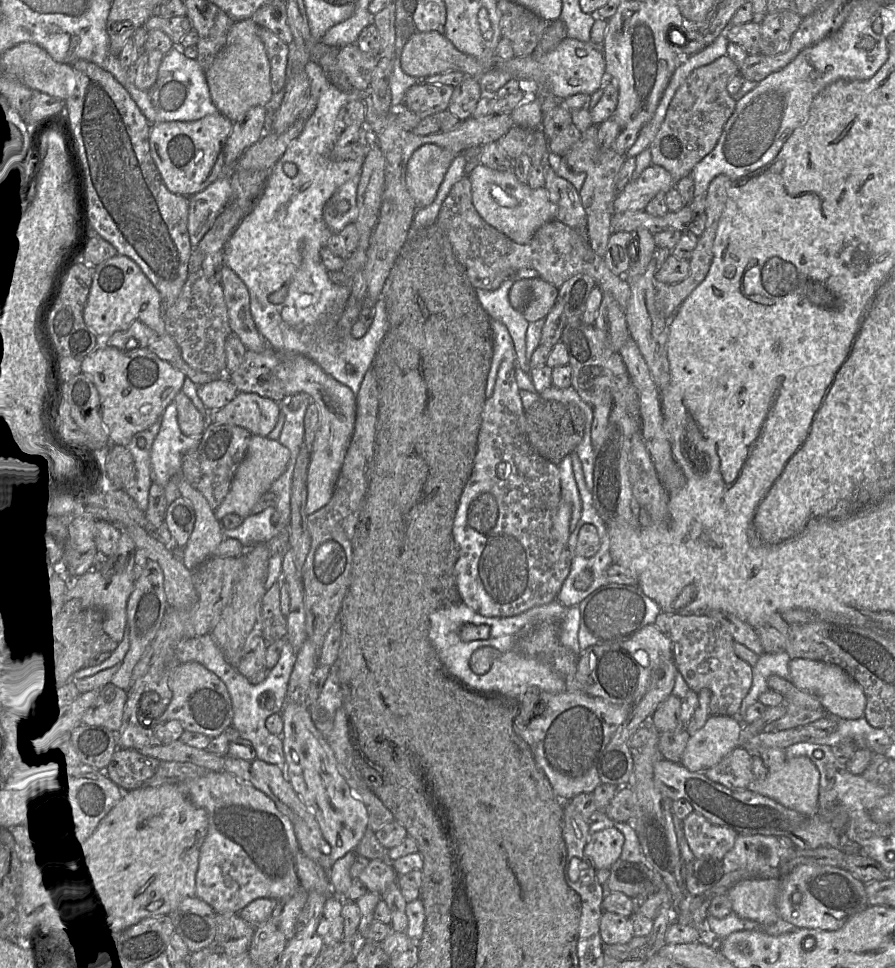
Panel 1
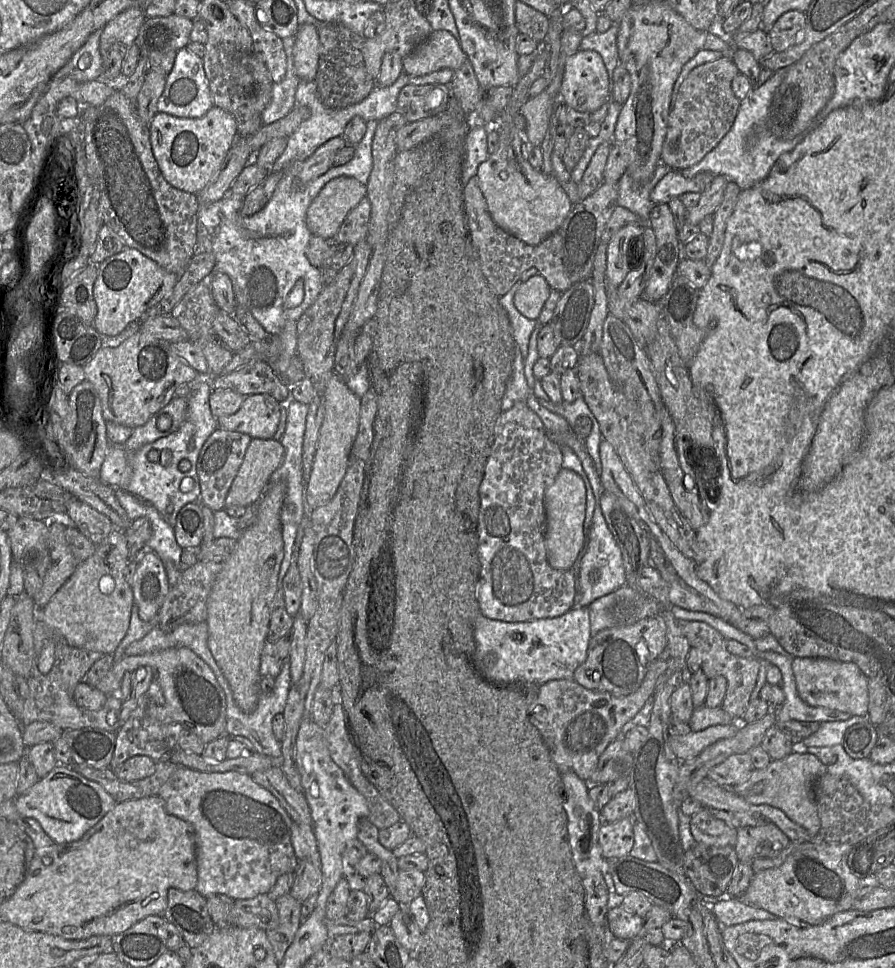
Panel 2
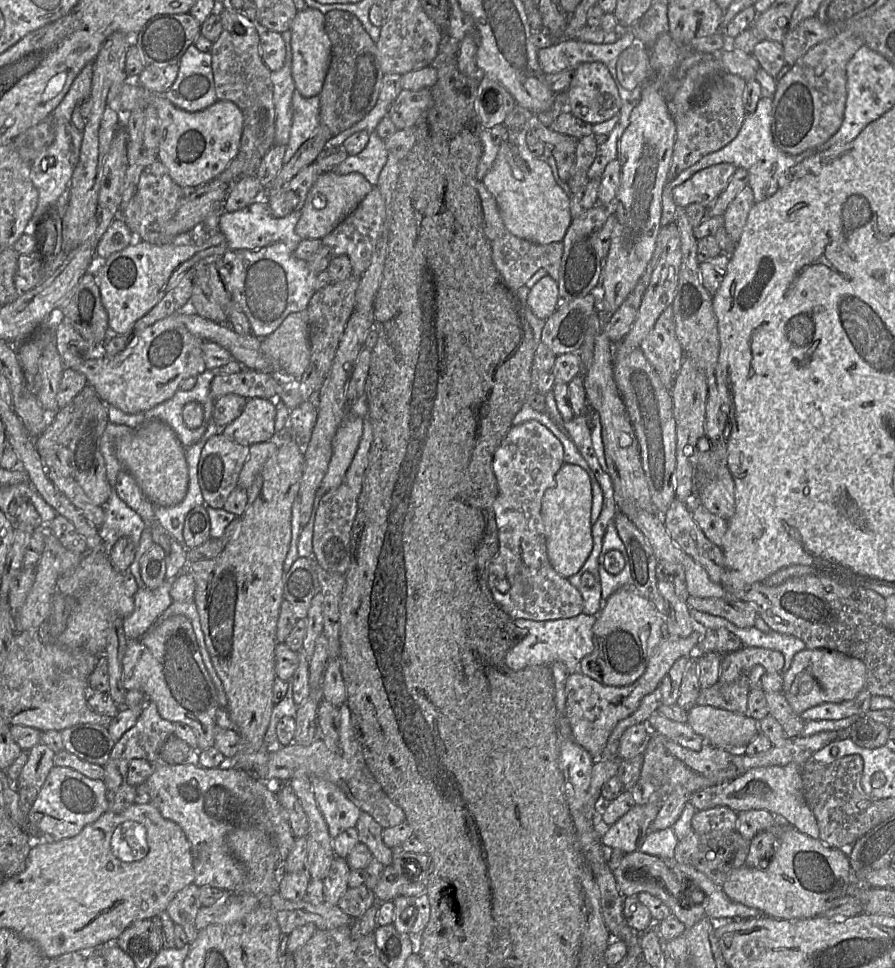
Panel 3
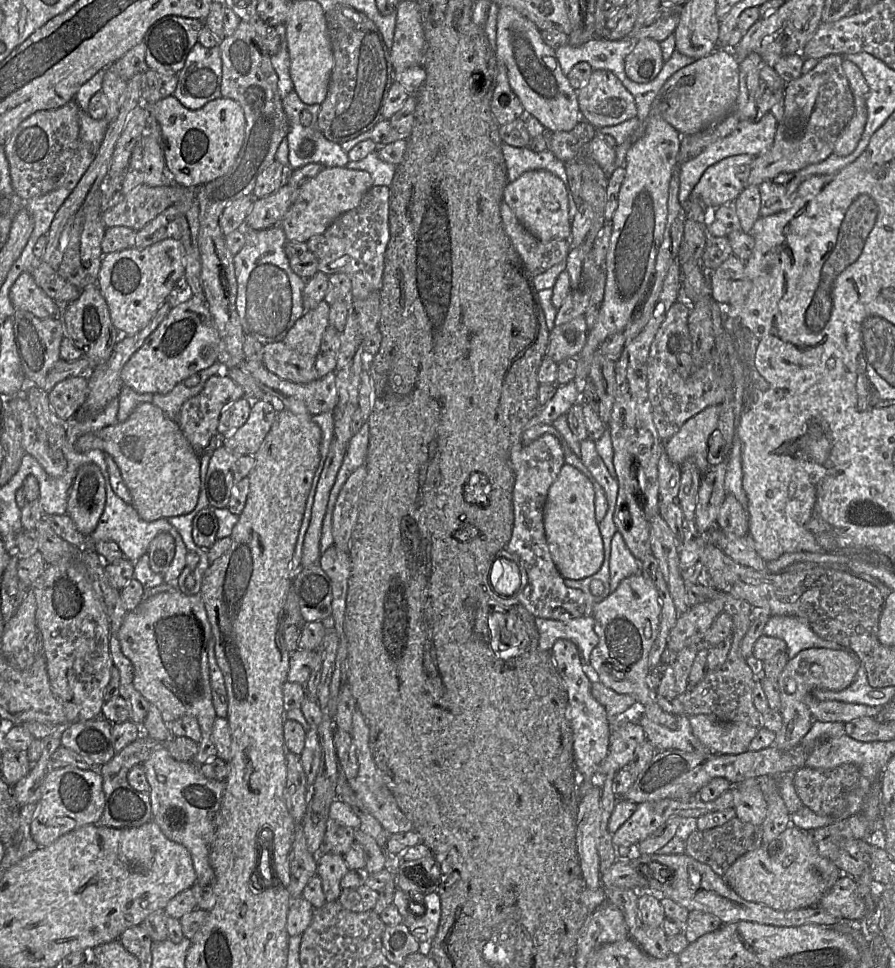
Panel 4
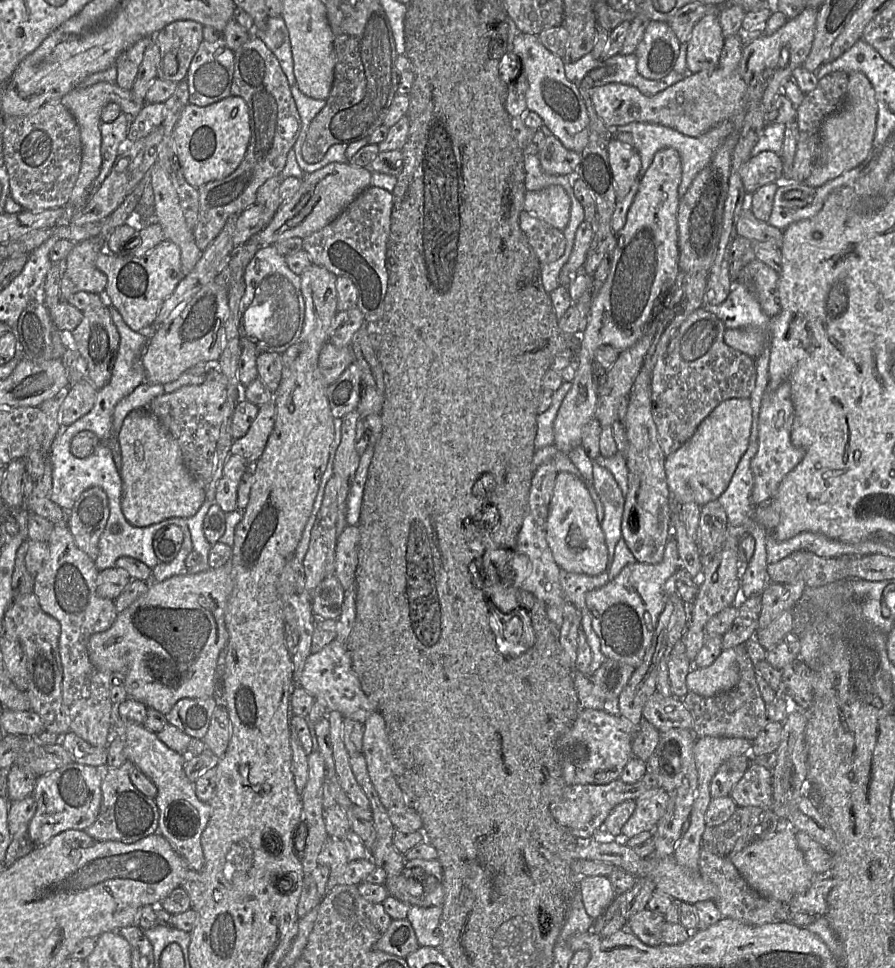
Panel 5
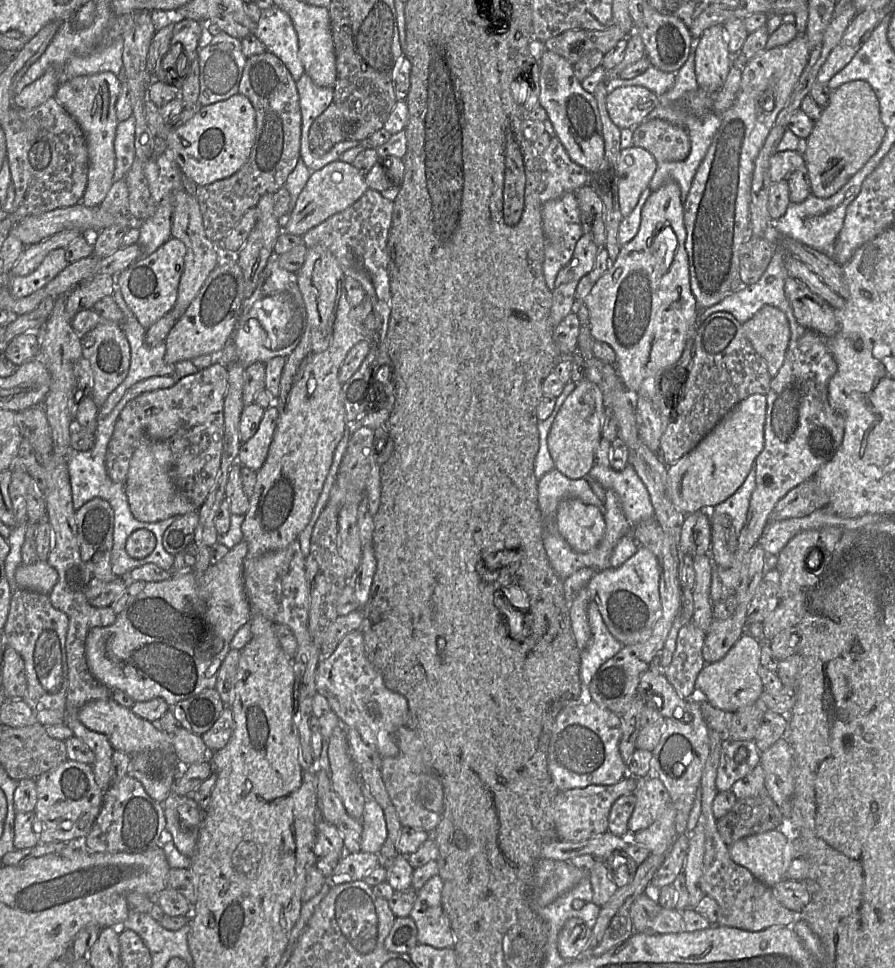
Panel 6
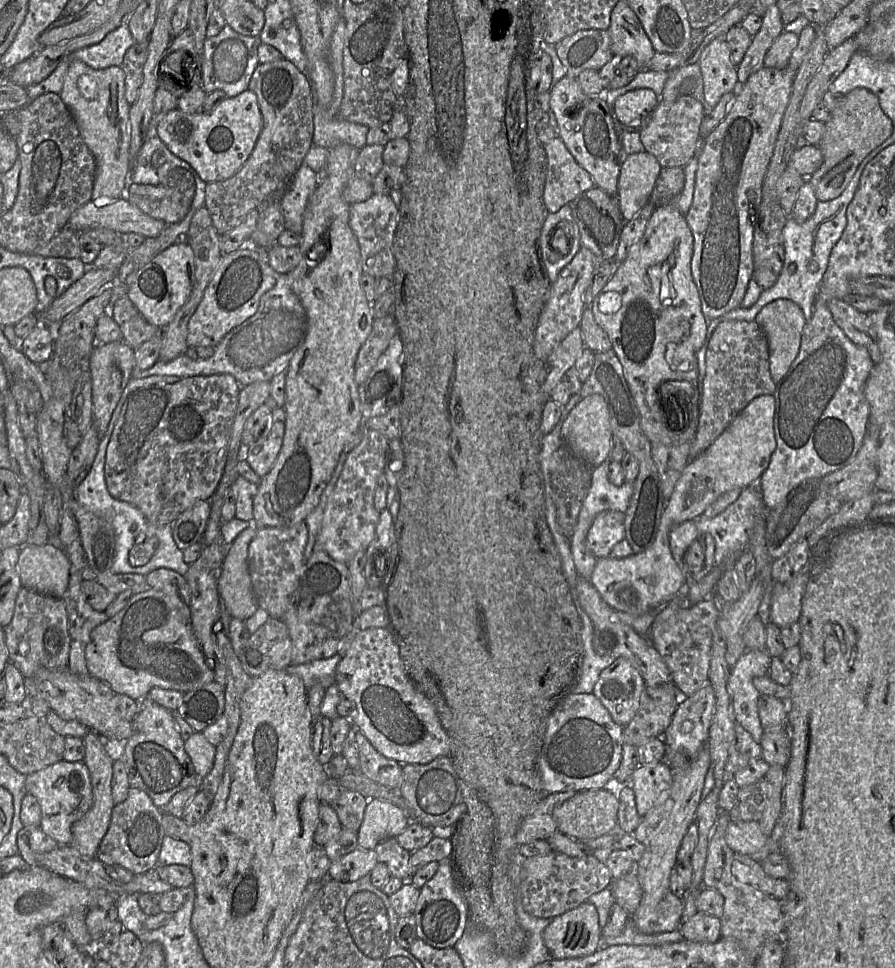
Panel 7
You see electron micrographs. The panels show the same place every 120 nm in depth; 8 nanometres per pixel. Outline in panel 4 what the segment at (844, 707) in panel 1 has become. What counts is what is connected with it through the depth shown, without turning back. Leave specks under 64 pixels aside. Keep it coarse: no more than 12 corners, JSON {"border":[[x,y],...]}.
{"border":[[809,648],[778,678],[783,724],[774,746],[799,746],[815,721],[805,697],[841,691],[858,656]]}

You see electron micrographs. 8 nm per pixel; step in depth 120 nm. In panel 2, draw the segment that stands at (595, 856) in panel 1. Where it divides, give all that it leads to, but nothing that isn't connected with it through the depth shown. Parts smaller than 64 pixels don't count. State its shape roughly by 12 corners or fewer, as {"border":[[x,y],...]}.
{"border":[[634,820],[603,823],[599,845],[605,860],[629,855]]}

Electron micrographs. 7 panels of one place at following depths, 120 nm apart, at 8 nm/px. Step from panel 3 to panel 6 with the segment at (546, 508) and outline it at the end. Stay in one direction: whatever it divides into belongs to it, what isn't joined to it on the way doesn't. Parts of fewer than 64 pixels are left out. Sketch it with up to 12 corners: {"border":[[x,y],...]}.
{"border":[[575,498],[559,503],[556,525],[580,553],[606,530],[600,510]]}

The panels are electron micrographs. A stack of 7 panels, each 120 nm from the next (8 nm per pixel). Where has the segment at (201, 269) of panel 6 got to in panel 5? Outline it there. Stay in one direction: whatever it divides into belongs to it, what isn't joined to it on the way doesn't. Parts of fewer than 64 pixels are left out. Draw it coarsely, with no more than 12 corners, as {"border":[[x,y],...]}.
{"border":[[159,162],[150,168],[157,222],[179,246],[186,276],[200,260],[172,181]]}

